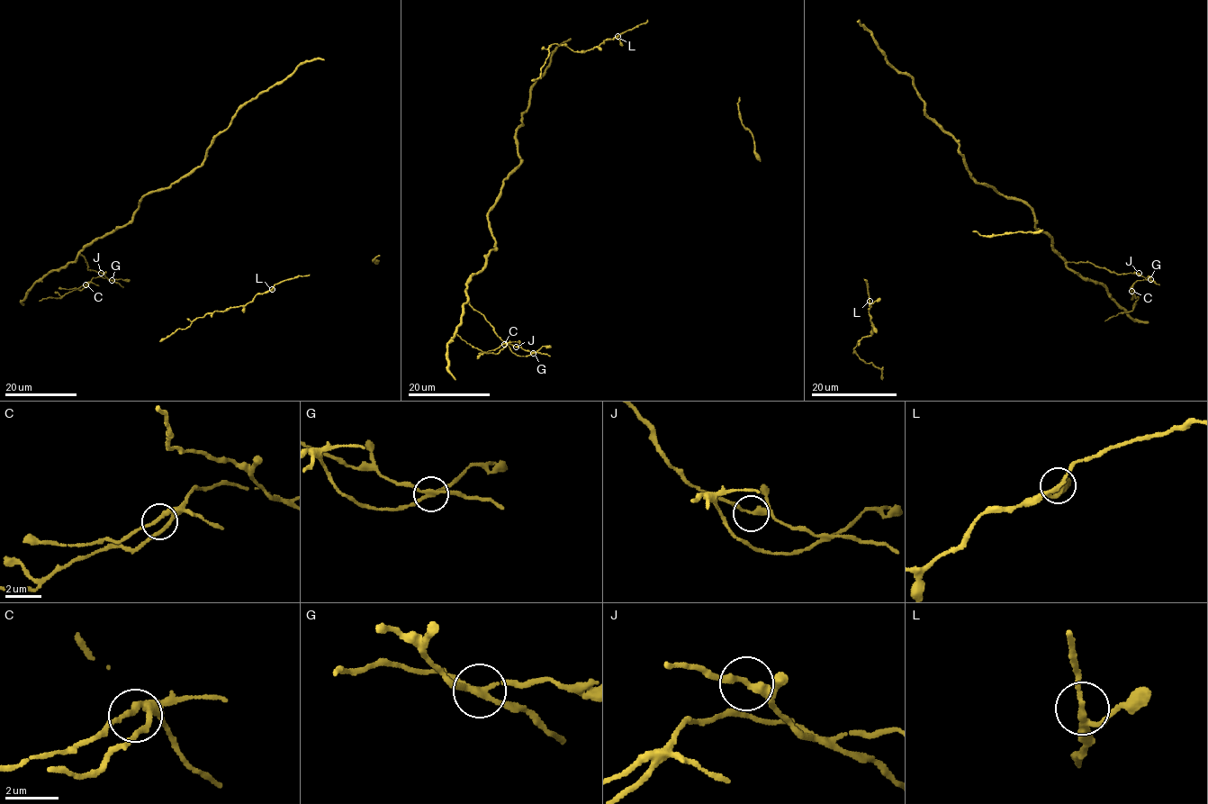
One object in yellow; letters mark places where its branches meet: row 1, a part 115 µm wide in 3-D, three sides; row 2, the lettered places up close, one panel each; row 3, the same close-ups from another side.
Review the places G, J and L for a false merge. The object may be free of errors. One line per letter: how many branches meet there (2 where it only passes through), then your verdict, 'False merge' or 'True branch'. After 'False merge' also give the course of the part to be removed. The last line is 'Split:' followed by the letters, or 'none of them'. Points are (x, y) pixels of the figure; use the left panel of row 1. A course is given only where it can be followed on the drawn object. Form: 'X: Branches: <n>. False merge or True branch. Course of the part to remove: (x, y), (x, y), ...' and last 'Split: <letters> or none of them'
G: Branches: 4. False merge. Course of the part to remove: (112, 280), (94, 277), (83, 288), (39, 301)
J: Branches: 3. True branch
L: Branches: 3. True branch
Split: G

